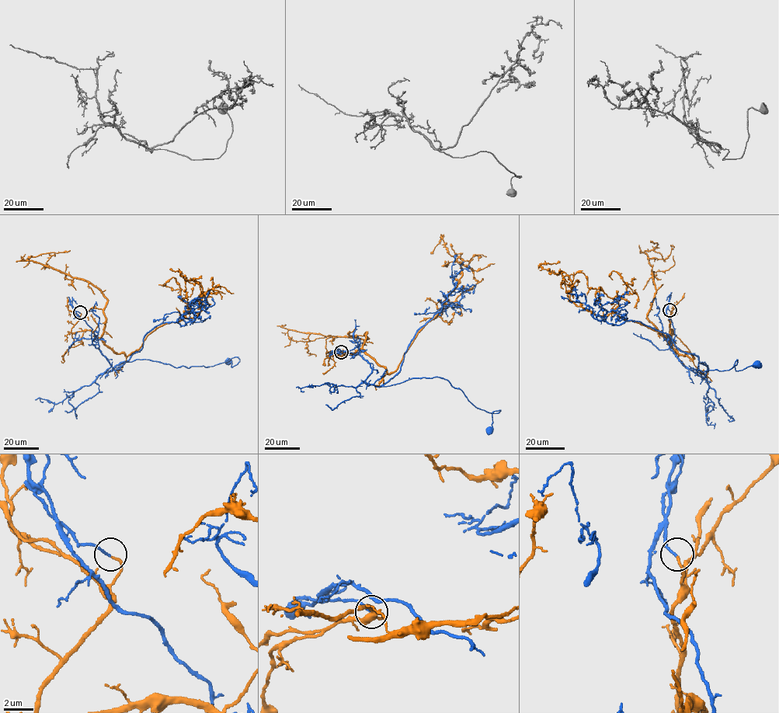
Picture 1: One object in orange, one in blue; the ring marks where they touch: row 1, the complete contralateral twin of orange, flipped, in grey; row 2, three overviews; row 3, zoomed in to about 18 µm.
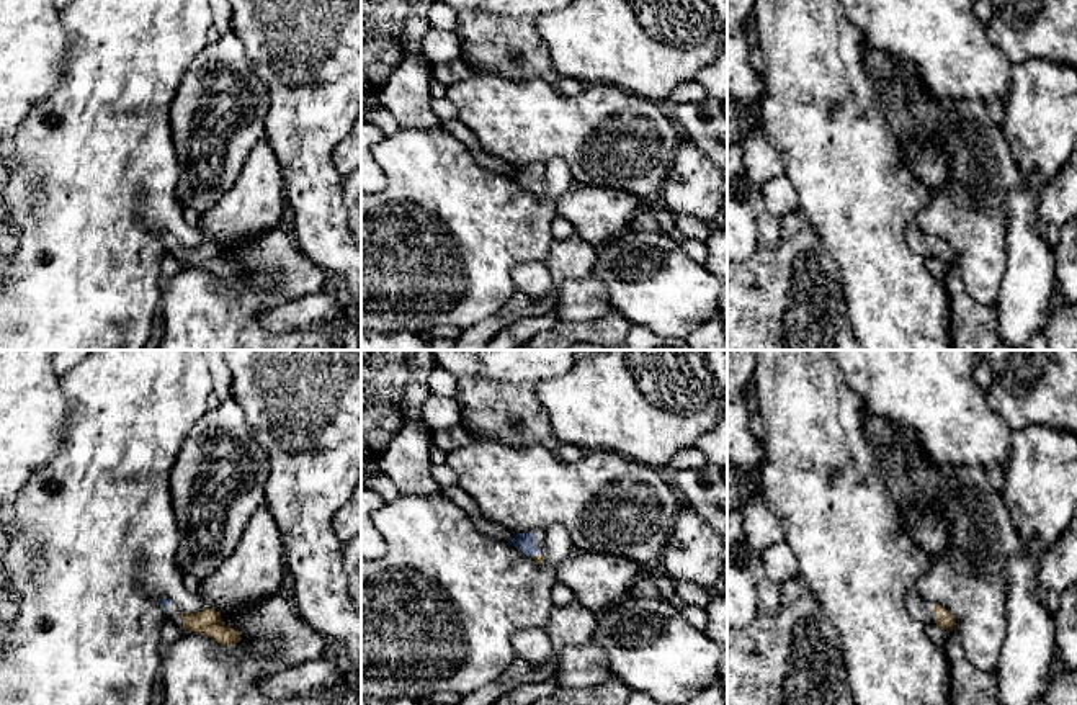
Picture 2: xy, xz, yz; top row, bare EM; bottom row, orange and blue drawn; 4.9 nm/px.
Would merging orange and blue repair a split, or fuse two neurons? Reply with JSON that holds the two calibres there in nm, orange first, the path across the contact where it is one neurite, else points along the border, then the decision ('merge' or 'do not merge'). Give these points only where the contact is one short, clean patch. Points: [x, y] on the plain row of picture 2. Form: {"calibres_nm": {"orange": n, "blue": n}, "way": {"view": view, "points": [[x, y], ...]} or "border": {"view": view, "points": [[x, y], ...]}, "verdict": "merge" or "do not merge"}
{"calibres_nm": {"orange": 50, "blue": 100}, "verdict": "do not merge"}

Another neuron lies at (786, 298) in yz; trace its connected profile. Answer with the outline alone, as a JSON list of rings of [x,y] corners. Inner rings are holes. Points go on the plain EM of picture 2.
[[[799,208],[781,214],[780,222],[781,237],[775,249],[770,249],[760,242],[755,254],[749,260],[727,265],[727,350],[858,350],[853,326],[847,316],[840,267],[827,244]]]

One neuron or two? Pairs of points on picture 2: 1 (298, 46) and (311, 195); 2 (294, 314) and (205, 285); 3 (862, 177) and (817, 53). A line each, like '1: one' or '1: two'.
1: one
2: two
3: one

